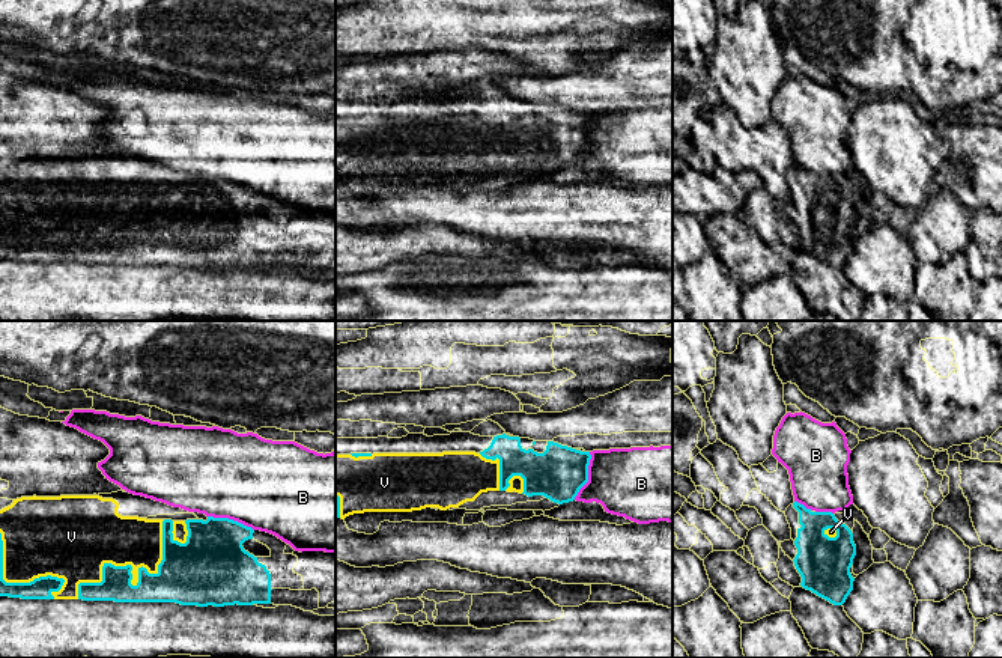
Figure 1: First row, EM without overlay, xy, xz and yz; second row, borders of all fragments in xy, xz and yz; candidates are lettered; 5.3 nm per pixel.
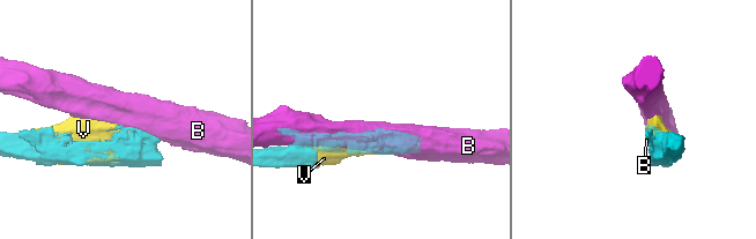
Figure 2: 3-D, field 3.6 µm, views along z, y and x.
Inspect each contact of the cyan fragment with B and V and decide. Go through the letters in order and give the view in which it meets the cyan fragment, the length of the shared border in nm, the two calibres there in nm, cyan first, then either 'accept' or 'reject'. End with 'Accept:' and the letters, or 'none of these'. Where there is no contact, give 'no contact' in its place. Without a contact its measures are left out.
B: contact in xz; length 280 nm; calibres 280 and 360 nm; reject
V: contact in xy; length 650 nm; calibres 240 and 280 nm; accept
Accept: V

